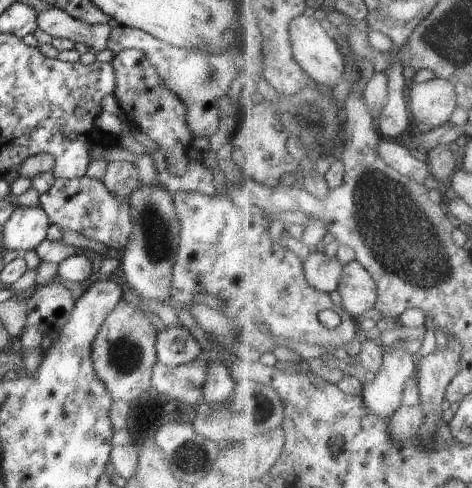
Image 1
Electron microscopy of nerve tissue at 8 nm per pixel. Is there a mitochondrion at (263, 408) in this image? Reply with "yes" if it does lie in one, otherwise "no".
yes

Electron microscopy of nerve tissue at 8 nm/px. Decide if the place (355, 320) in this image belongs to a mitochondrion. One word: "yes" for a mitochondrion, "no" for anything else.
no

